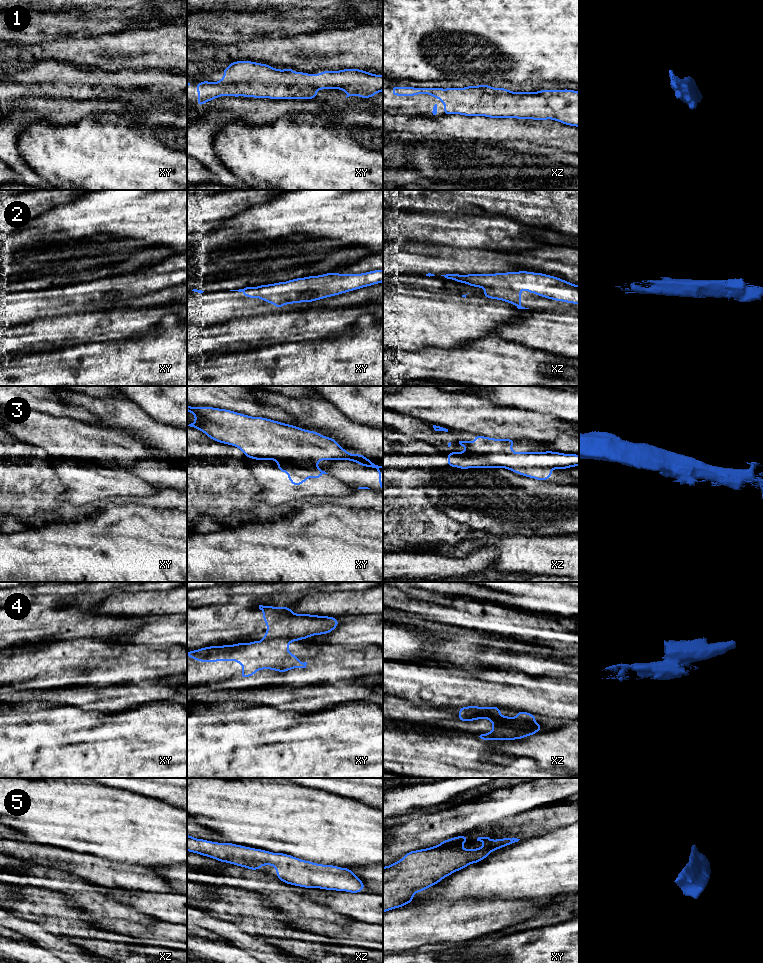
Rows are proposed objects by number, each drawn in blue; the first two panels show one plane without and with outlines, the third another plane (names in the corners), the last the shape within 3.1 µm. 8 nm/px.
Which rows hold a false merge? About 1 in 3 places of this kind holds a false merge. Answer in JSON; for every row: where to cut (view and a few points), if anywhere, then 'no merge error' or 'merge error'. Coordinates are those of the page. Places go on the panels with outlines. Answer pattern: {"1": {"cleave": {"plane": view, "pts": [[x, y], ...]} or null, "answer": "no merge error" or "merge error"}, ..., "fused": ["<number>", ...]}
{"1": {"cleave": null, "answer": "no merge error"}, "2": {"cleave": null, "answer": "no merge error"}, "3": {"cleave": null, "answer": "no merge error"}, "4": {"cleave": {"plane": "xy", "pts": [[303, 638], [270, 638], [263, 640]]}, "answer": "merge error"}, "5": {"cleave": null, "answer": "no merge error"}, "fused": ["4"]}

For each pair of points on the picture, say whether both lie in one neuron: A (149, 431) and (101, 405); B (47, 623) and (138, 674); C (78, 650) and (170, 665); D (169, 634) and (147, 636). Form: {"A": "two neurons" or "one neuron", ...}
{"A": "one neuron", "B": "two neurons", "C": "one neuron", "D": "one neuron"}

